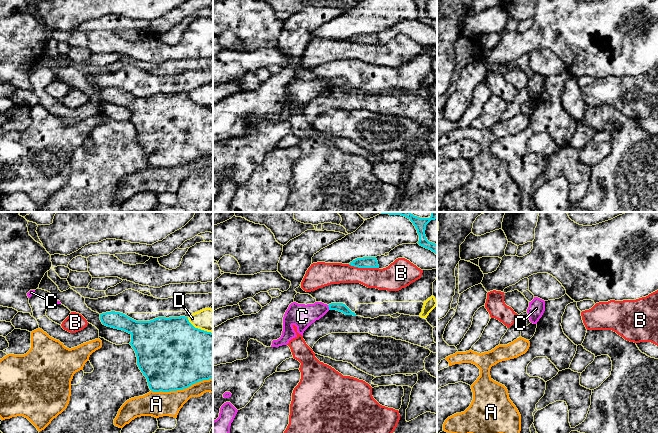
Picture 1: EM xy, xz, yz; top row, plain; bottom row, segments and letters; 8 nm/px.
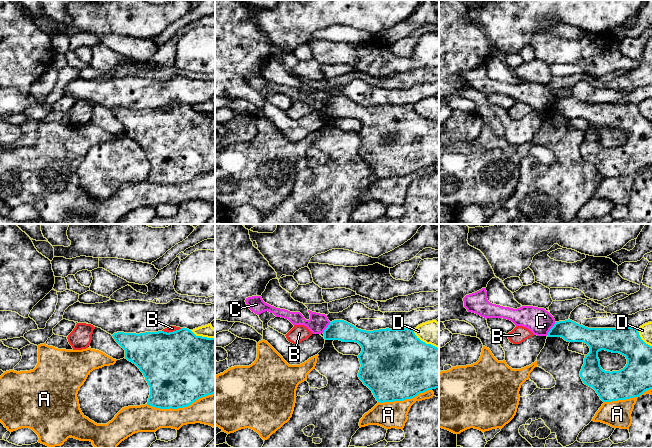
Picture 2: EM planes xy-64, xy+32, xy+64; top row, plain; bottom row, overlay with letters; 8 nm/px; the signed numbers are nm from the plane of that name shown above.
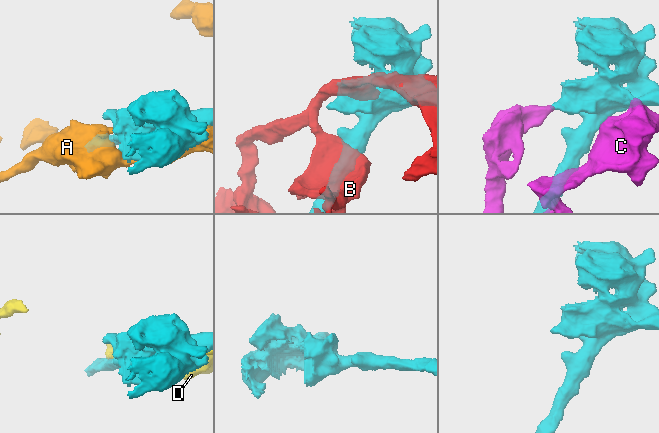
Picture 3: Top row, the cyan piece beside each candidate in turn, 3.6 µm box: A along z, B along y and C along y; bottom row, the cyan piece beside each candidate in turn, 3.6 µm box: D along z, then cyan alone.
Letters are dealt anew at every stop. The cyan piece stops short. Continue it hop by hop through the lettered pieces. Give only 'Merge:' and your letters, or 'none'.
Merge: none

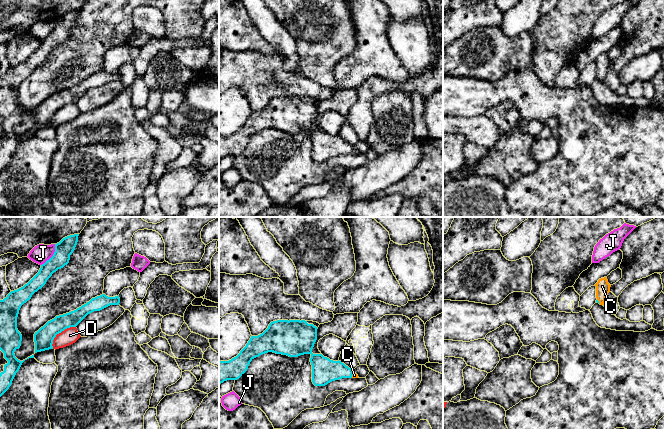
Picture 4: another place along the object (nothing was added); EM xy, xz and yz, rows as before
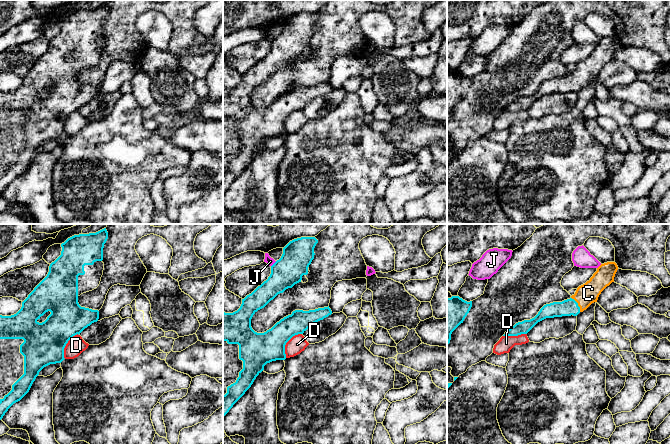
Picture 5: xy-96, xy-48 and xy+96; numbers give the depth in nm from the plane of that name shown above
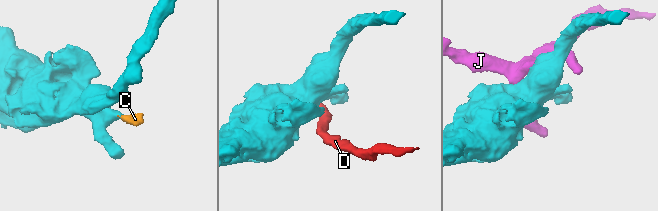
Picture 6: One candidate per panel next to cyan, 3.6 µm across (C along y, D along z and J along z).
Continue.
Merge: C

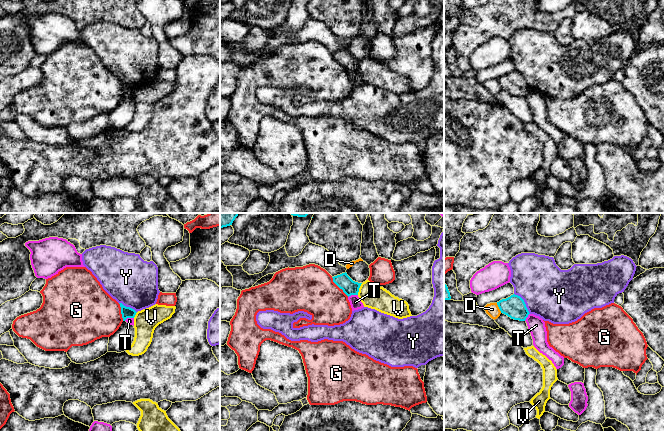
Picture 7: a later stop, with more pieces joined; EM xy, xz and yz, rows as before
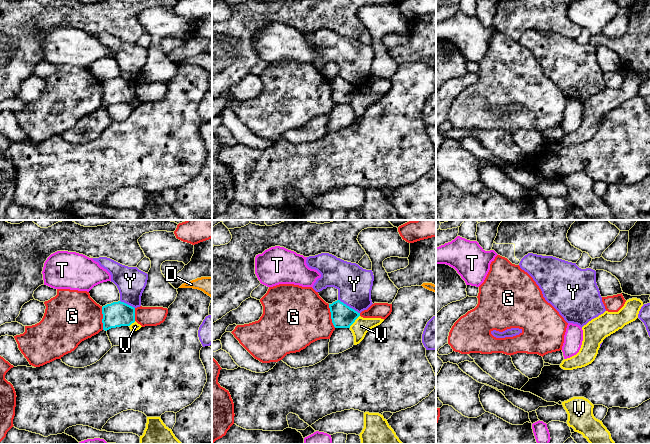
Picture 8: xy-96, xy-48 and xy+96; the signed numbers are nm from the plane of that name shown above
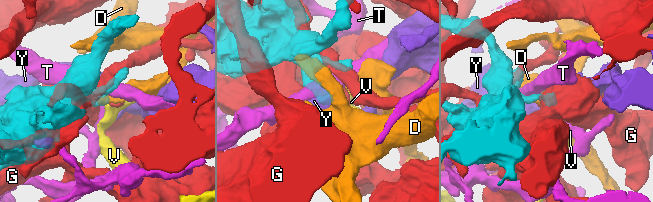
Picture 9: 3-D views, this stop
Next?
Merge: none

